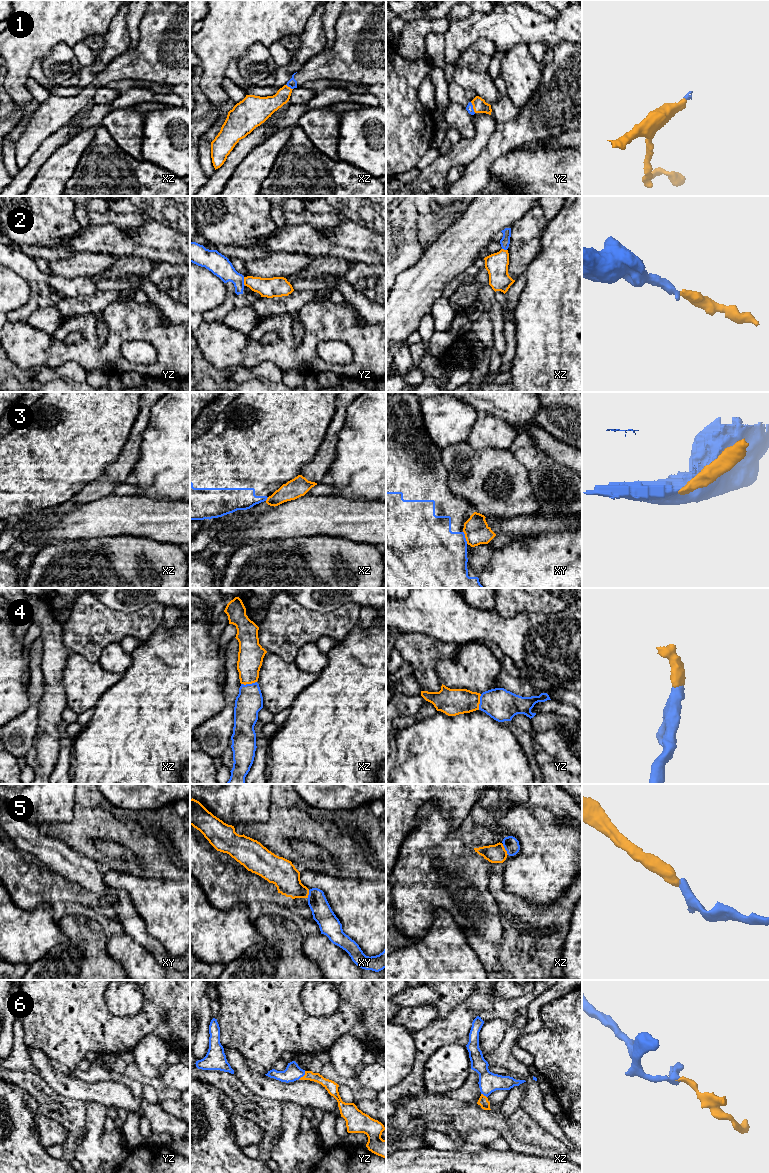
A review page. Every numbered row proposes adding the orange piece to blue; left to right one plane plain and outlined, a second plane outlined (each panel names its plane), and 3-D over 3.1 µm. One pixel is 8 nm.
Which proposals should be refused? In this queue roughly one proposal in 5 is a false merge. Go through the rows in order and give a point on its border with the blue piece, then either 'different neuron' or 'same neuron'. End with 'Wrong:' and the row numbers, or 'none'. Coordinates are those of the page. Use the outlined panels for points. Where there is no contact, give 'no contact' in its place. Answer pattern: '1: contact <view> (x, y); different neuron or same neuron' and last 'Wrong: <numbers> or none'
1: contact yz (472, 107); same neuron
2: contact yz (243, 281); same neuron
3: contact xy (464, 537); different neuron
4: contact xz (248, 684); same neuron
5: contact xz (505, 849); same neuron
6: contact yz (302, 1076); same neuron
Wrong: 3

